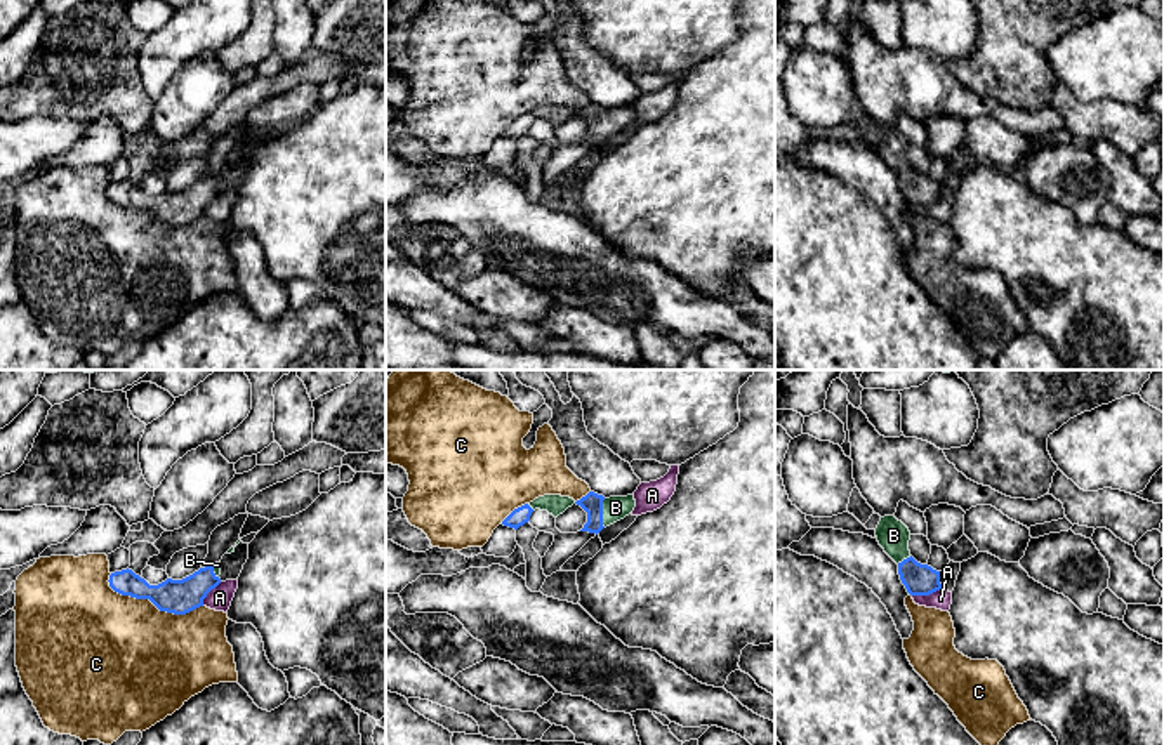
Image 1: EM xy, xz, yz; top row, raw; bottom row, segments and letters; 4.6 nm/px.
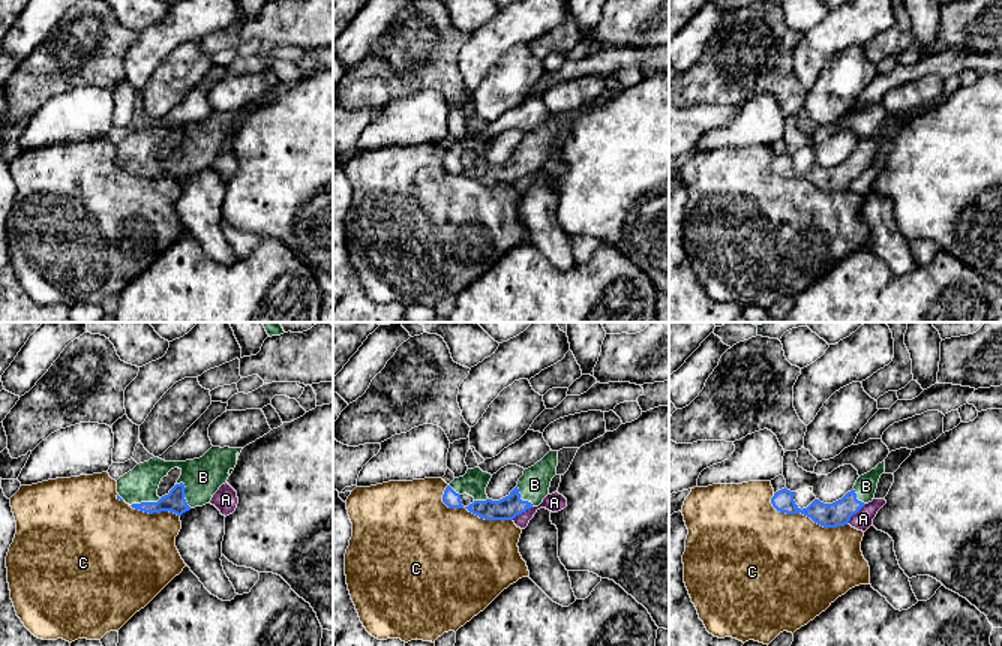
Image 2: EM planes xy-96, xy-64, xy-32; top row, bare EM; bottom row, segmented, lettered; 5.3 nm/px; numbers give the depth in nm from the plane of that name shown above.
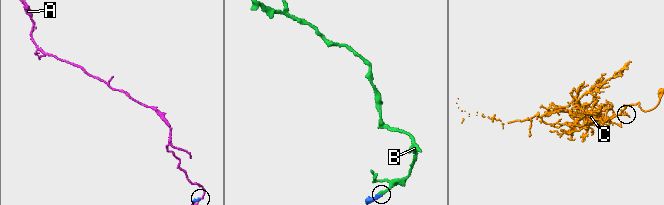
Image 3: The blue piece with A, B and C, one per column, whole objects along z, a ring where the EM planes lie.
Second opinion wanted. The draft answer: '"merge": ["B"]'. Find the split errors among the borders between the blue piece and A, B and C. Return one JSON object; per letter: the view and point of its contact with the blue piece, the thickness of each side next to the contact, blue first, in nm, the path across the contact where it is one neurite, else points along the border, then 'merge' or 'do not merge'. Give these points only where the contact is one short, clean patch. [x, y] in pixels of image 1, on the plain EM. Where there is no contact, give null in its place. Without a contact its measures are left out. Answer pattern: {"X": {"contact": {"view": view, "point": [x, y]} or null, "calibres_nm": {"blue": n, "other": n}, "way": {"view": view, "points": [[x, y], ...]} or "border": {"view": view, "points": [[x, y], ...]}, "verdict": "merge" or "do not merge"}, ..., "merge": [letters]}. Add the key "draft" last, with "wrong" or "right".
{"A": {"contact": {"view": "yz", "point": [926, 205]}, "calibres_nm": {"blue": 140, "other": 90}, "verdict": "do not merge"}, "B": {"contact": {"view": "xz", "point": [601, 124]}, "calibres_nm": {"blue": 100, "other": 110}, "way": {"view": "xz", "points": [[593, 115], [601, 124], [615, 118]]}, "verdict": "merge"}, "C": {"contact": {"view": "xy", "point": [153, 214]}, "calibres_nm": {"blue": 160, "other": 480}, "verdict": "do not merge"}, "merge": ["B"], "draft": "right"}

